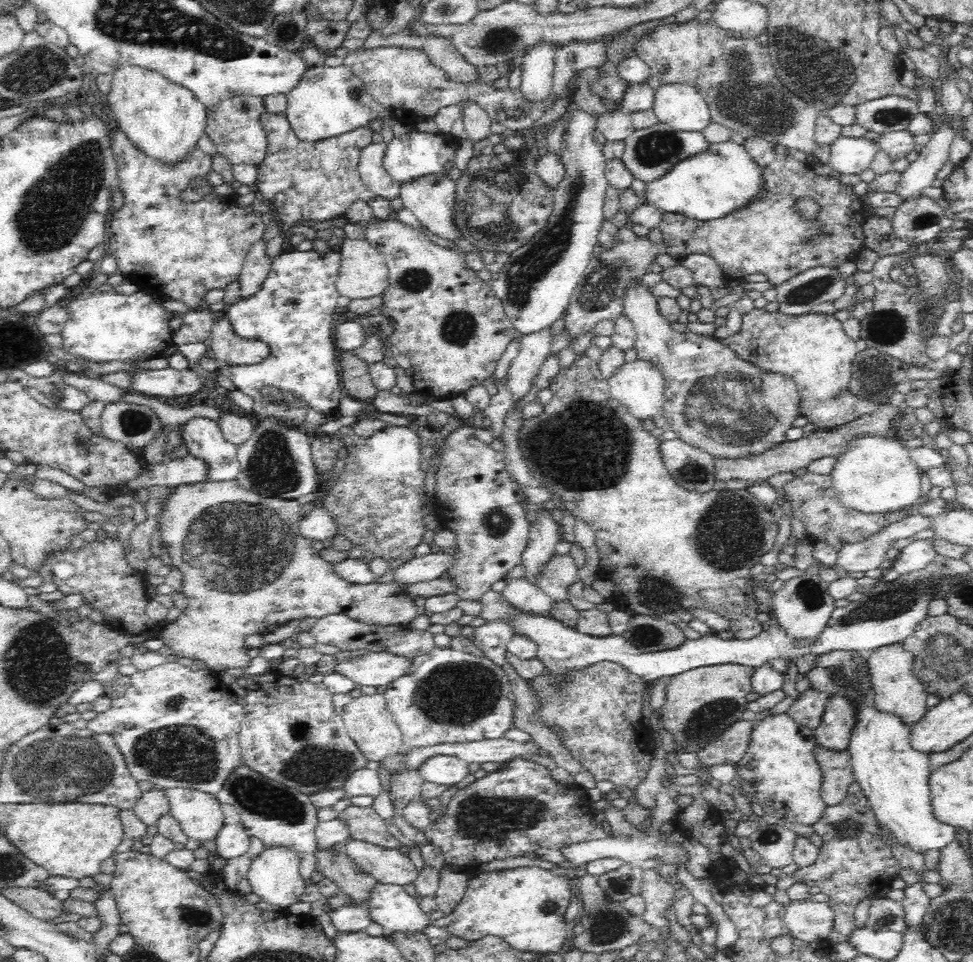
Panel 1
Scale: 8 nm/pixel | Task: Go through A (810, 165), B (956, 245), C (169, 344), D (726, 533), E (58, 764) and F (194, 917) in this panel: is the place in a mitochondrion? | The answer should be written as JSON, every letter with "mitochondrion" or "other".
{"A":"other","B":"other","C":"other","D":"mitochondrion","E":"mitochondrion","F":"mitochondrion"}

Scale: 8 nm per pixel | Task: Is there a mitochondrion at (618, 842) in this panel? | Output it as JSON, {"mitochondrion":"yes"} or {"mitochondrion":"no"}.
{"mitochondrion":"no"}

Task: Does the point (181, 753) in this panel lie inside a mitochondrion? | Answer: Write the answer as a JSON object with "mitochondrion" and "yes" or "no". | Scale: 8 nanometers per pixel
{"mitochondrion":"yes"}

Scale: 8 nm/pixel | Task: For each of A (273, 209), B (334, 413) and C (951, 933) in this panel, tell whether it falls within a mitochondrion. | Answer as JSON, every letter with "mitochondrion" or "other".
{"A":"other","B":"other","C":"mitochondrion"}

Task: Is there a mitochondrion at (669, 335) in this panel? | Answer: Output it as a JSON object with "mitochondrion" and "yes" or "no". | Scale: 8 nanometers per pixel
{"mitochondrion":"no"}

